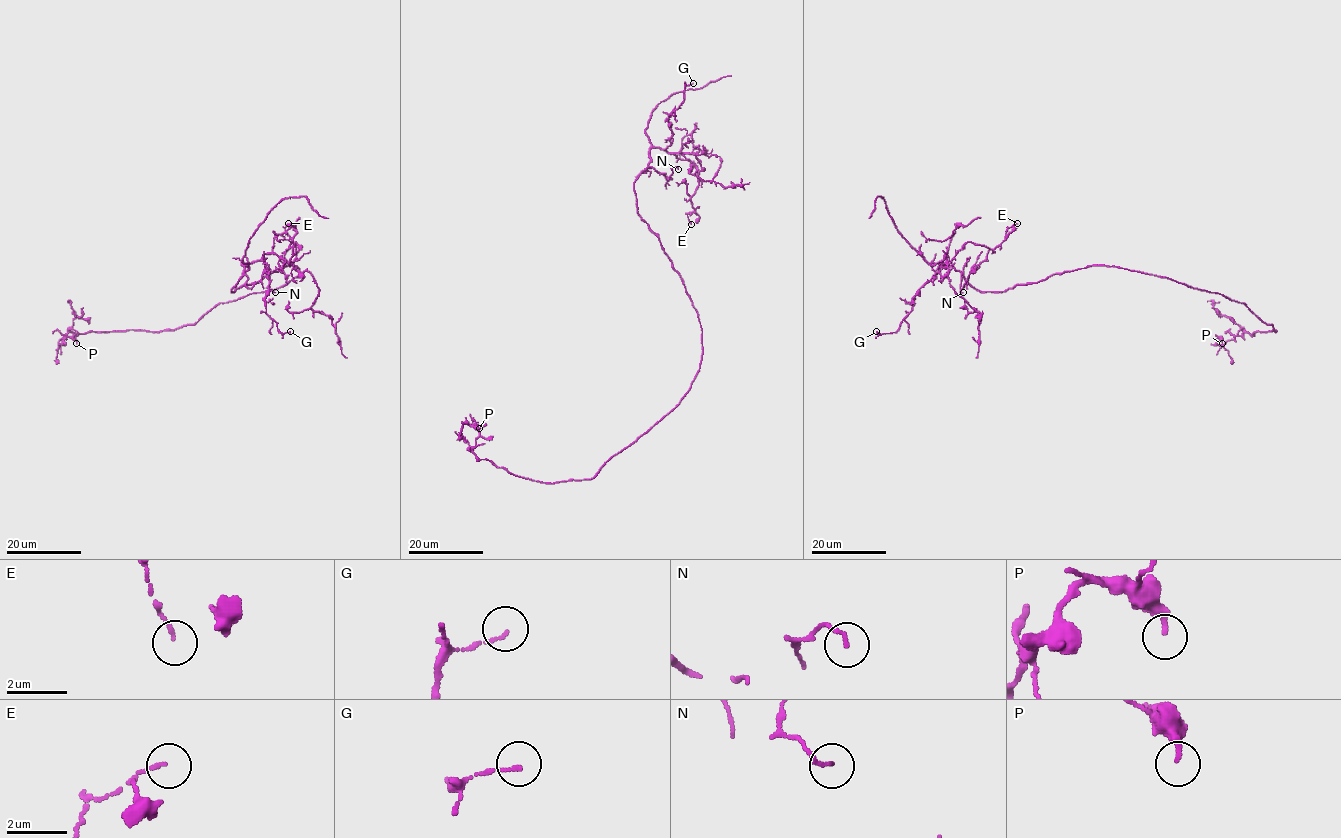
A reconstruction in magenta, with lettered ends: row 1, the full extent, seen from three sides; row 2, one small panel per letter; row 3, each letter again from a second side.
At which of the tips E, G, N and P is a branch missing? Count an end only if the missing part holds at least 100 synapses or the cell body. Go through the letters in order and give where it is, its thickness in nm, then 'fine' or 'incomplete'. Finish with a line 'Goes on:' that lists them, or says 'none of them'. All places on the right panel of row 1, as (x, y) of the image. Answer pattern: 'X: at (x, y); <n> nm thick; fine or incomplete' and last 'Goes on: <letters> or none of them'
E: at (1017, 223); 90 nm thick; fine
G: at (876, 331); 90 nm thick; fine
N: at (963, 292); 120 nm thick; fine
P: at (1222, 343); 240 nm thick; fine
Goes on: none of them

